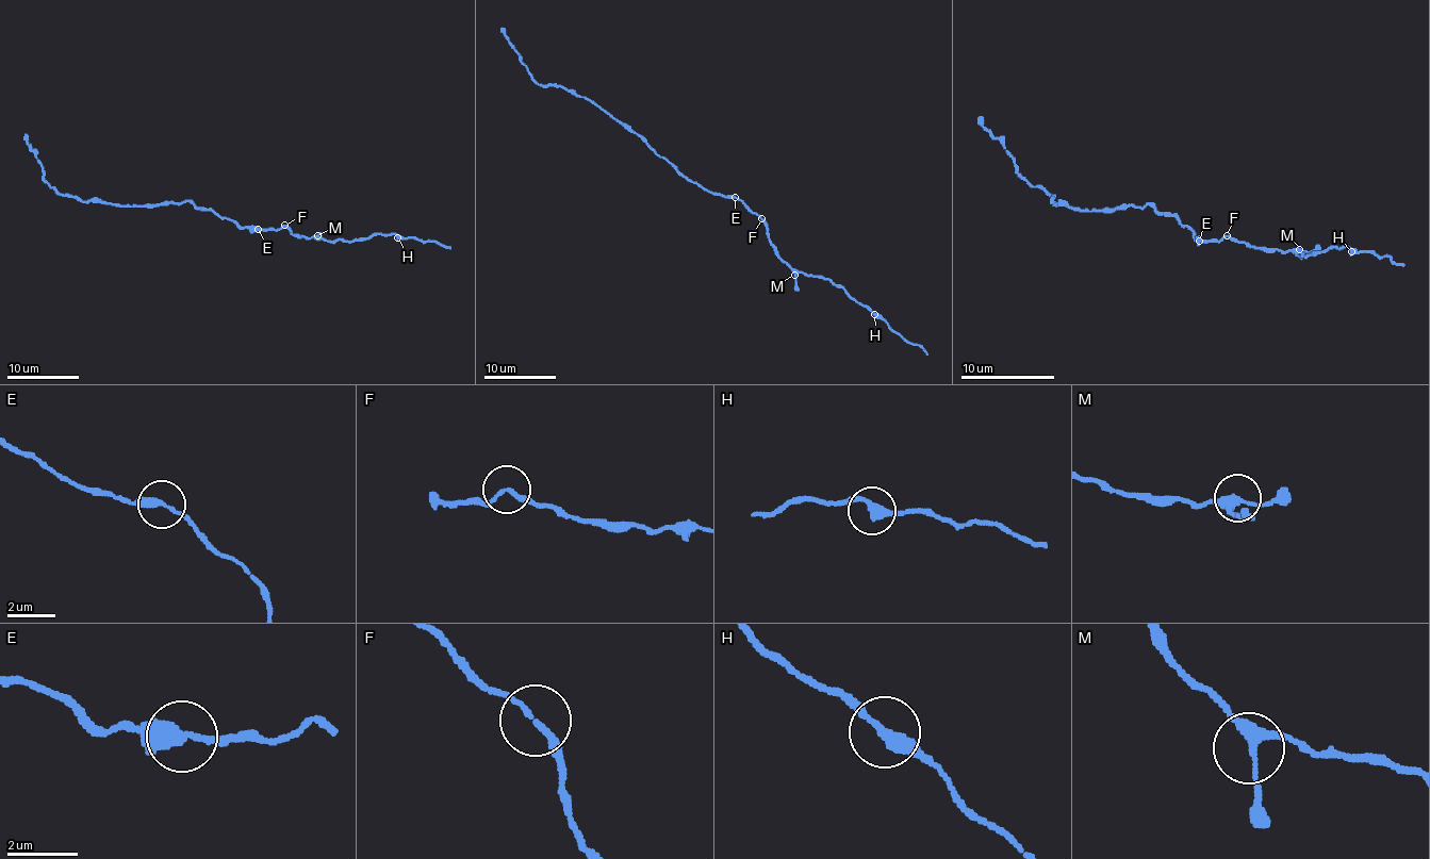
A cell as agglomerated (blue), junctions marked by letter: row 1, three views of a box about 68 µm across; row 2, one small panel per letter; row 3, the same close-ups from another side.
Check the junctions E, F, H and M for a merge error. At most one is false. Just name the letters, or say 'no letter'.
no letter

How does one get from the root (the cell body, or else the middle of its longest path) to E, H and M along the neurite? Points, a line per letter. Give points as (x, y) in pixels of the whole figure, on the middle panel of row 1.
E: (705, 188), (735, 197)
H: (705, 188), (721, 196), (739, 197), (761, 219), (774, 251), (792, 269), (808, 276), (828, 278), (874, 314)
M: (705, 188), (721, 196), (739, 197), (755, 212), (763, 222), (774, 251), (794, 275)

